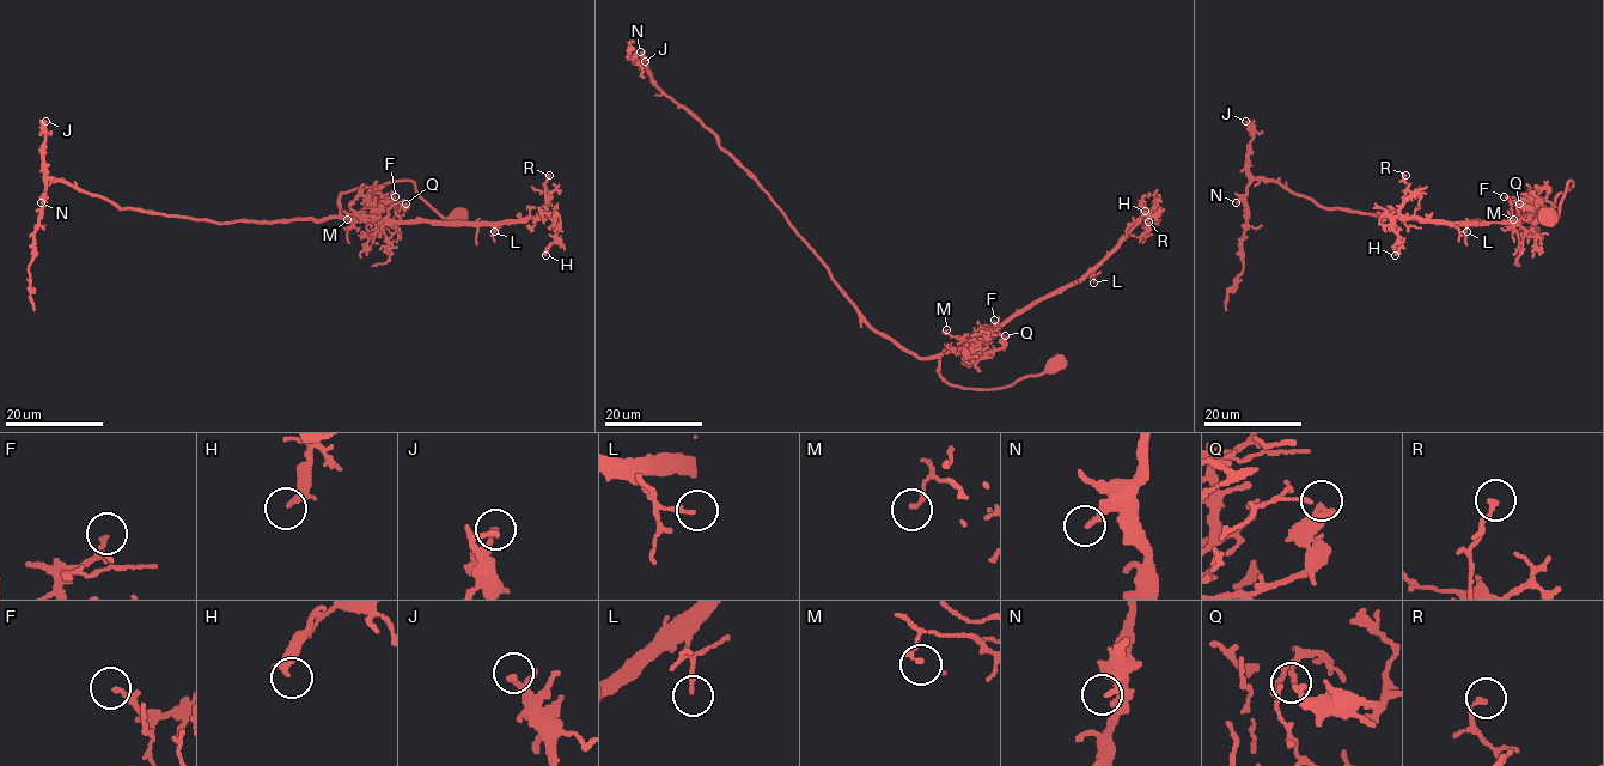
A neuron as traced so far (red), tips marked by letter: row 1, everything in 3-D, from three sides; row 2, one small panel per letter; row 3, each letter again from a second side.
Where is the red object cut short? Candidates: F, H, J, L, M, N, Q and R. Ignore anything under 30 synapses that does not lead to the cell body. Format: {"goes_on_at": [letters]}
{"goes_on_at": []}

